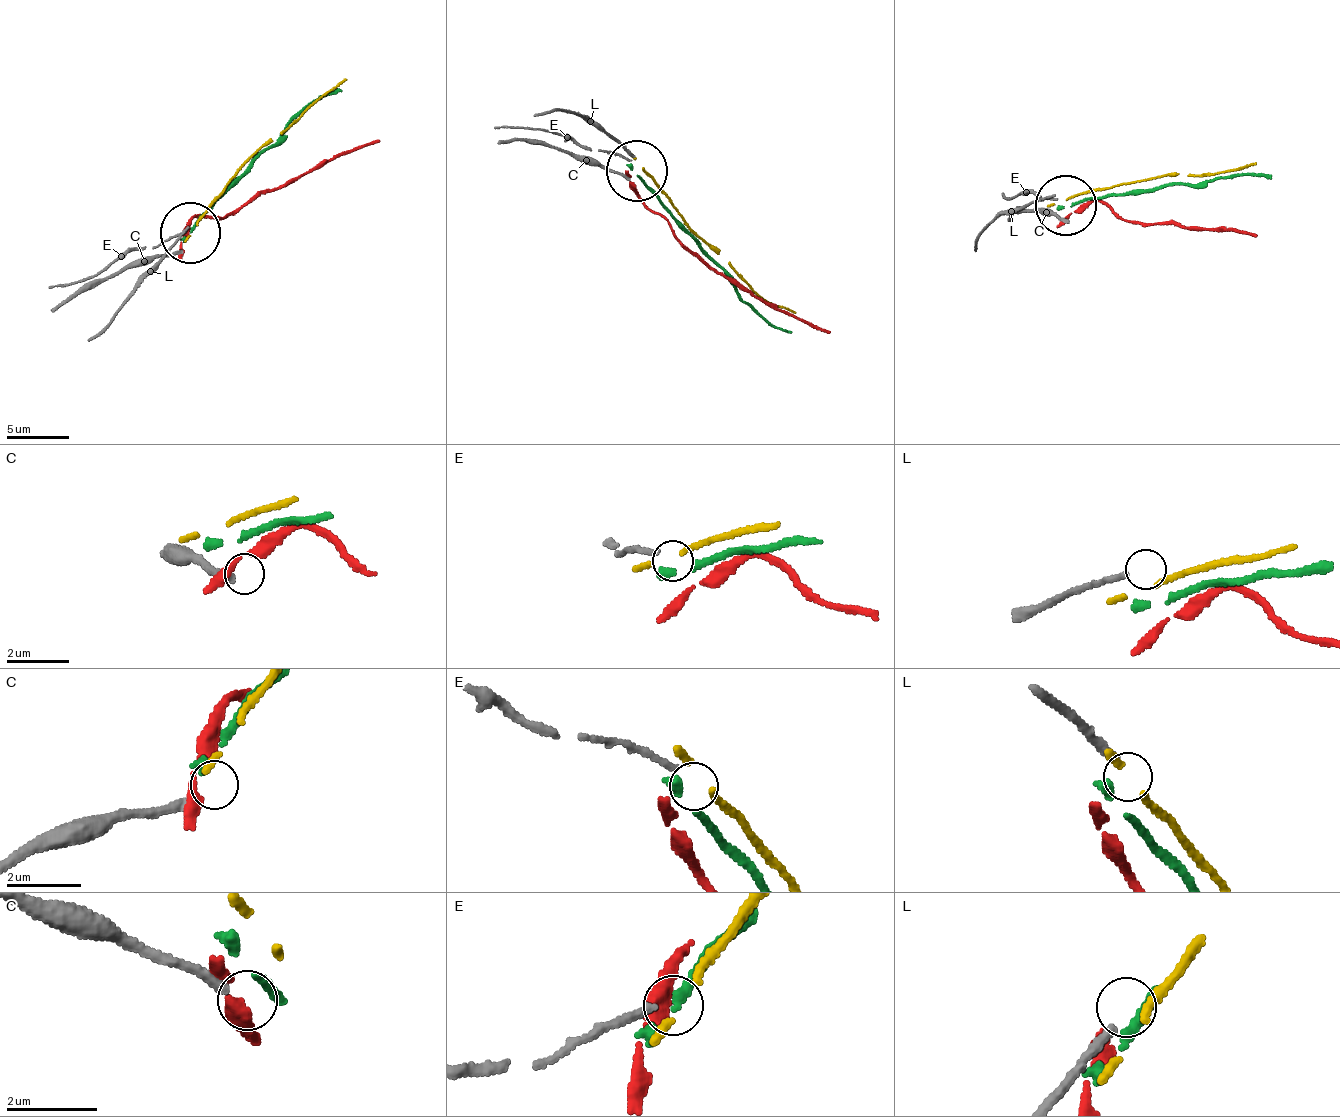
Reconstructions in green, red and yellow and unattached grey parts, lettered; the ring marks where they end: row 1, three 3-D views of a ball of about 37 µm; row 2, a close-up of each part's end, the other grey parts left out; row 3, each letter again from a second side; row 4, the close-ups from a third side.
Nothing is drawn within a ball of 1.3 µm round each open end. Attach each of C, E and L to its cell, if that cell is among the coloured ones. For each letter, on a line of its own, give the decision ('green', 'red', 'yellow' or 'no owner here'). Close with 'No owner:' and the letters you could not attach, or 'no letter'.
C: no owner here
E: no owner here
L: no owner here
No owner: C, E, L

